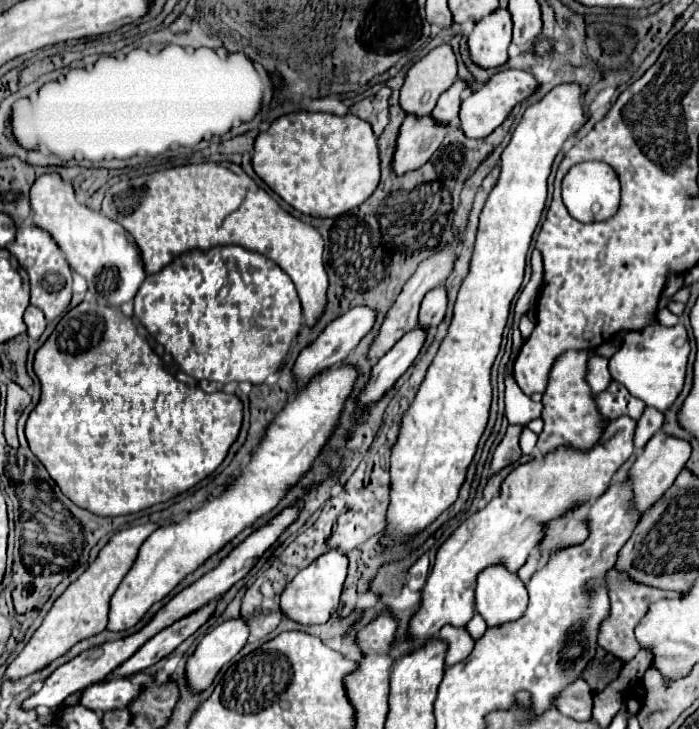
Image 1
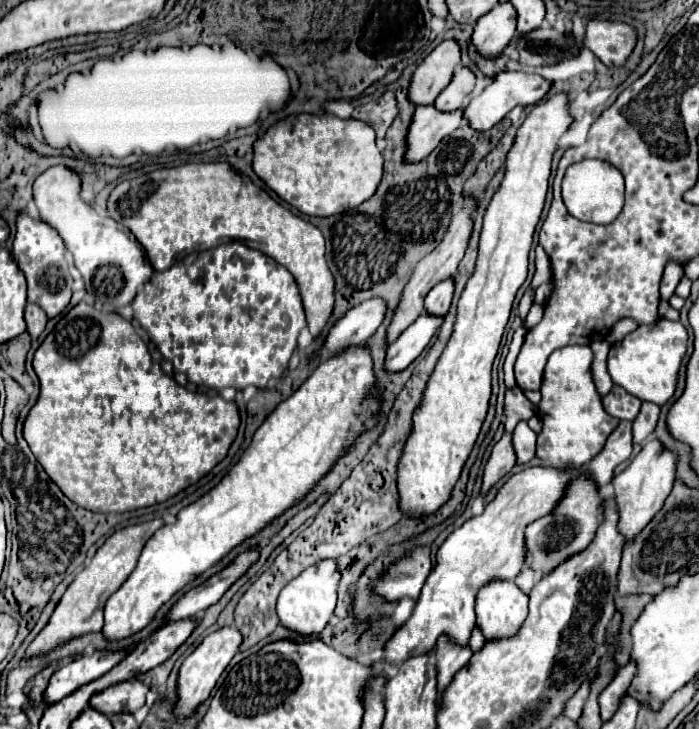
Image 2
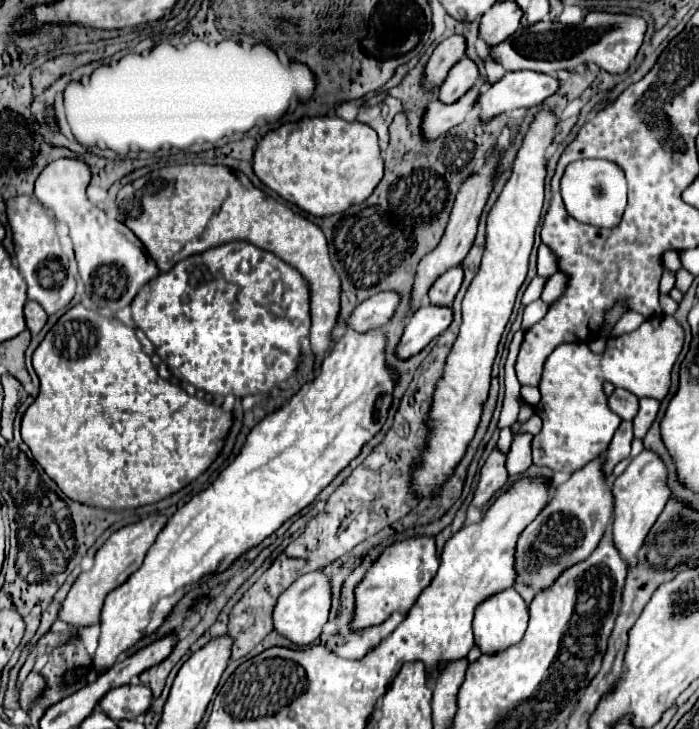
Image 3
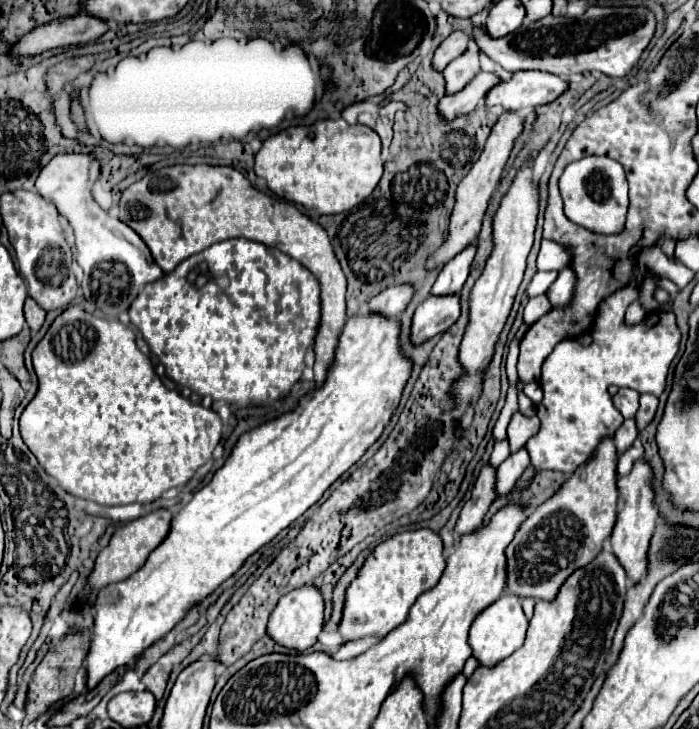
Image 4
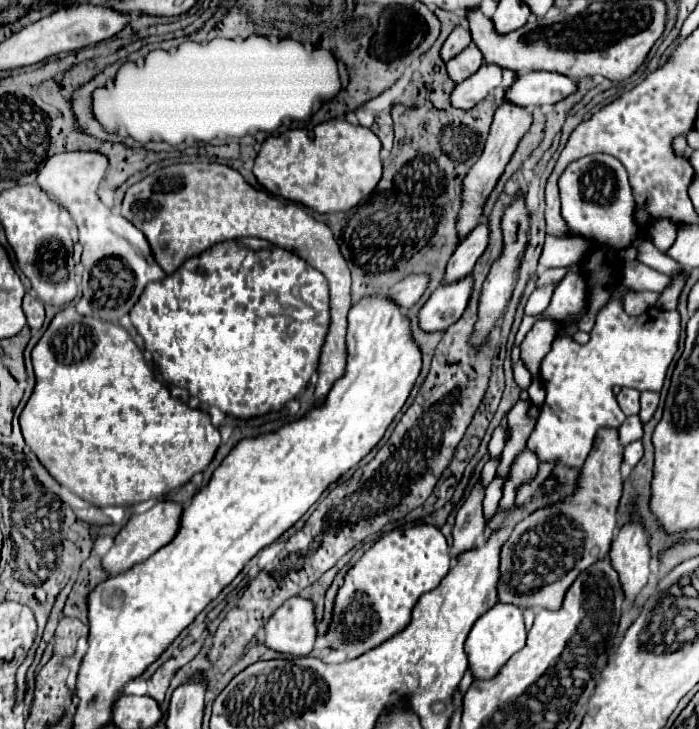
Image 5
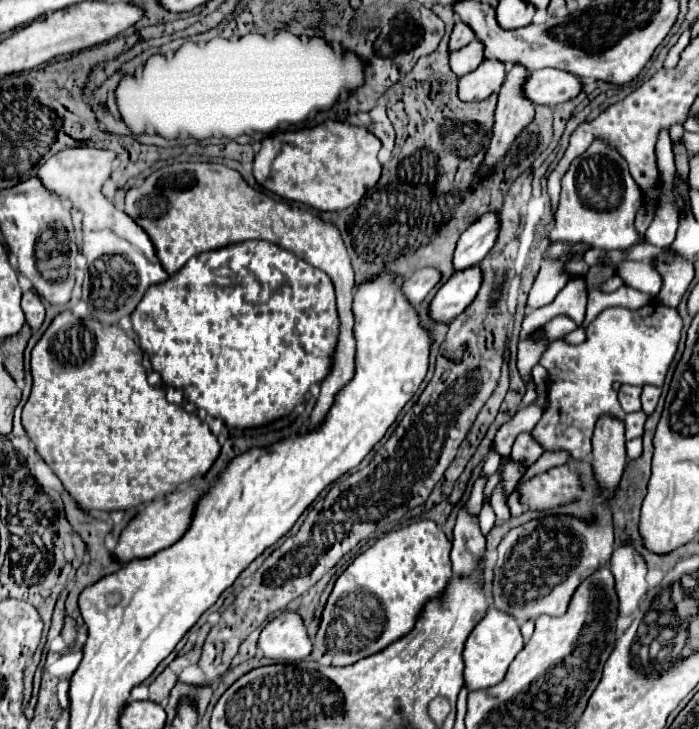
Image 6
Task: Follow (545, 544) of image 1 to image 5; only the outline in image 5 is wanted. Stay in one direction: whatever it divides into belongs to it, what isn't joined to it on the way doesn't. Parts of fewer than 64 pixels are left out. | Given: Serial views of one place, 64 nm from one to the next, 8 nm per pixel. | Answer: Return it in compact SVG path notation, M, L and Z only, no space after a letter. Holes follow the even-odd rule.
M602 428L602 432L596 434L596 444L580 470L578 486L574 494L532 512L512 530L508 542L502 548L502 562L500 562L500 600L502 602L518 604L522 610L536 608L536 606L556 610L560 608L560 600L564 598L568 584L572 584L572 580L584 568L588 568L590 564L594 564L596 560L608 554L610 542L614 538L614 528L616 528L618 502L622 496L620 464L622 464L622 452L618 444L618 430Z

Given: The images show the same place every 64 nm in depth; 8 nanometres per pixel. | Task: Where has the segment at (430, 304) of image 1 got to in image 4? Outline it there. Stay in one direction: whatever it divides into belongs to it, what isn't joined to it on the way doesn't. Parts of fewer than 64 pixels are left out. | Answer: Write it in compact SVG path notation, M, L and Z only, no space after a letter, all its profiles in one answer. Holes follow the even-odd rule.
M470 244L456 260L450 260L438 274L434 286L432 286L432 296L454 296L462 290L466 278L468 278L468 268L472 262L472 256L476 252L476 244Z

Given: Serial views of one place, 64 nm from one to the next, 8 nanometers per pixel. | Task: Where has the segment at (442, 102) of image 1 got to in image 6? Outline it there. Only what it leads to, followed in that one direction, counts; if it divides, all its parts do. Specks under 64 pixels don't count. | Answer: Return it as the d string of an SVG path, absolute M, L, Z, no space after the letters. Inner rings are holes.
M474 40L472 44L460 48L458 52L452 52L452 54L450 54L450 70L452 70L458 78L470 74L470 72L476 70L476 68L480 66L480 62L484 60L482 50L484 50L484 46L482 46L478 40Z

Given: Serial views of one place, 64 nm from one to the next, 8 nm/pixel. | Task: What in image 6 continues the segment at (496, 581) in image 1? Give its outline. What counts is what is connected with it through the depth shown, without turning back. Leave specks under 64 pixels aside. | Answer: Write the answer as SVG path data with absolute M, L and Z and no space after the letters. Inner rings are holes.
M490 608L488 614L476 624L474 632L468 636L464 646L464 666L466 666L464 680L468 684L468 690L480 690L480 688L498 684L504 678L508 664L522 648L524 648L524 638L522 638L518 620L508 612Z

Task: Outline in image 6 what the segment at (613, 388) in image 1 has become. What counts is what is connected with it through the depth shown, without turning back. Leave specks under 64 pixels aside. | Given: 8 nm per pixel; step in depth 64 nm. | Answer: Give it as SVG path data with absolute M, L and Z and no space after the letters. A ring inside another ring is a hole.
M622 386L620 388L618 400L620 400L620 406L626 414L640 410L640 392L642 392L642 388L636 388L636 386Z

